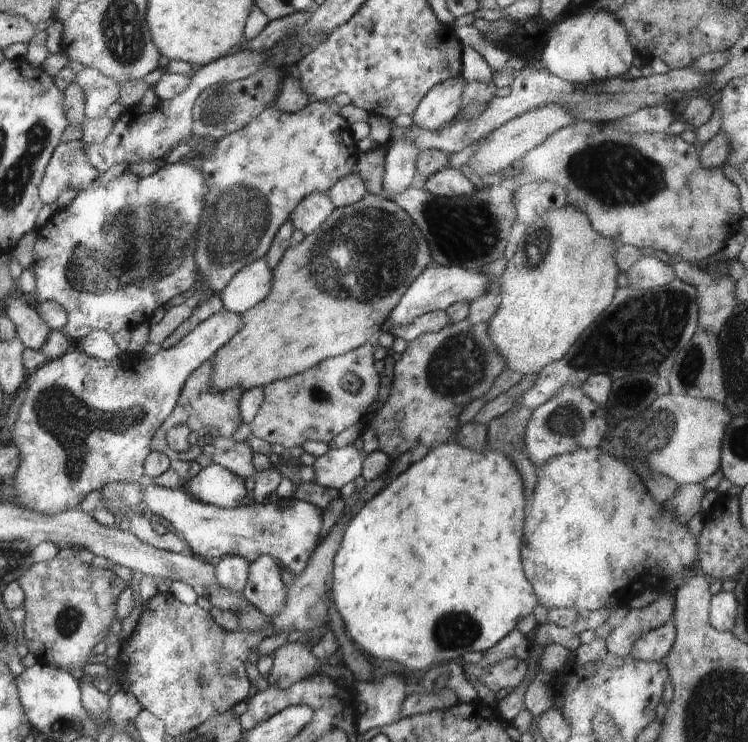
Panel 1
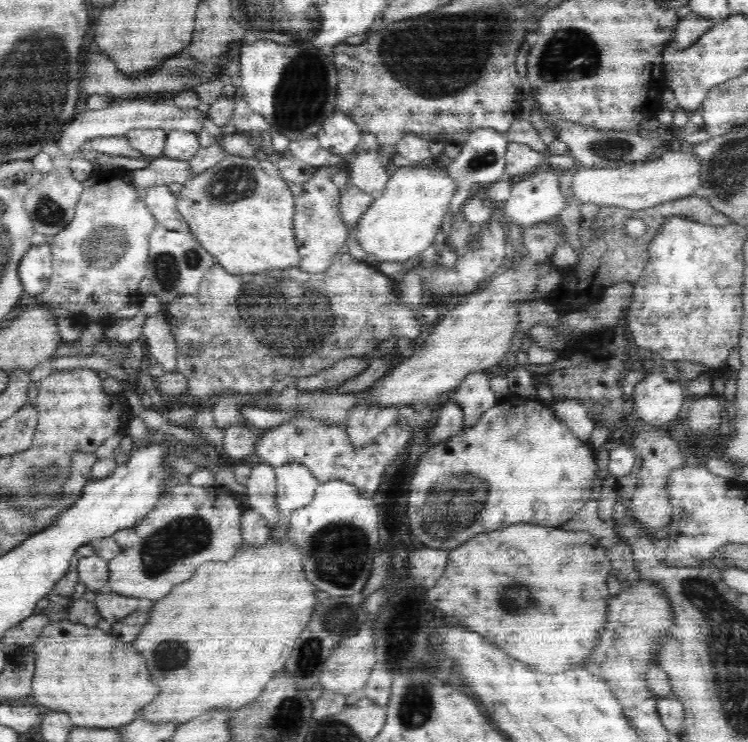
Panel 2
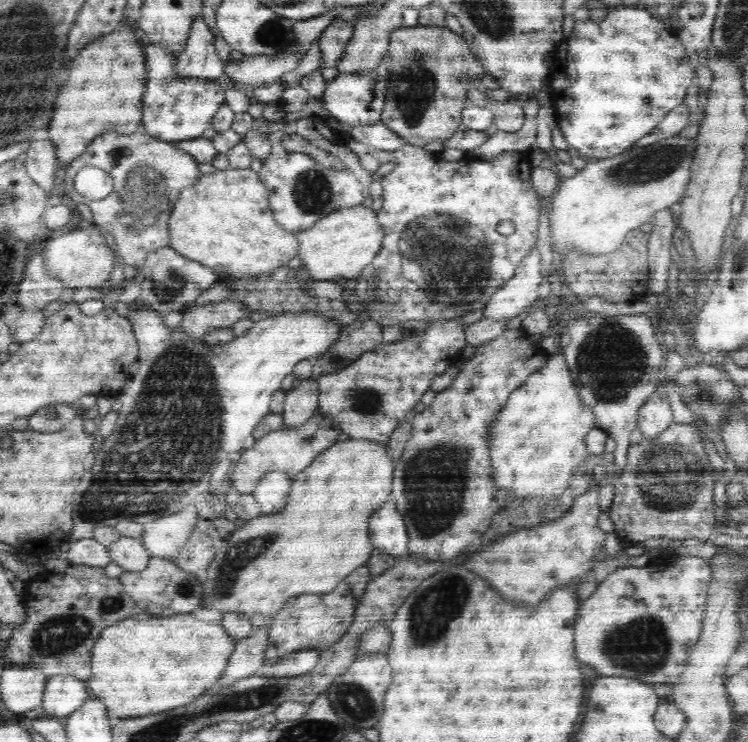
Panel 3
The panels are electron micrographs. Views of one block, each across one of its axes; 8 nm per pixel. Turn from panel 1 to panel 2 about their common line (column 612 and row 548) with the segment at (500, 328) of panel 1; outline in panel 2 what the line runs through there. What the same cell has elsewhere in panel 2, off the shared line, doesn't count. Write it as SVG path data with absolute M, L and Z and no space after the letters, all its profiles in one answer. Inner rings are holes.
M269 539L262 547L244 544L226 562L208 562L194 571L190 580L178 584L168 596L155 601L150 609L150 620L144 624L131 645L144 656L150 668L152 682L158 684L160 694L138 718L152 724L175 722L182 724L210 710L227 710L235 713L254 702L266 684L280 675L292 652L294 641L302 634L314 606L321 598L318 590L302 576L302 555L290 539Z

